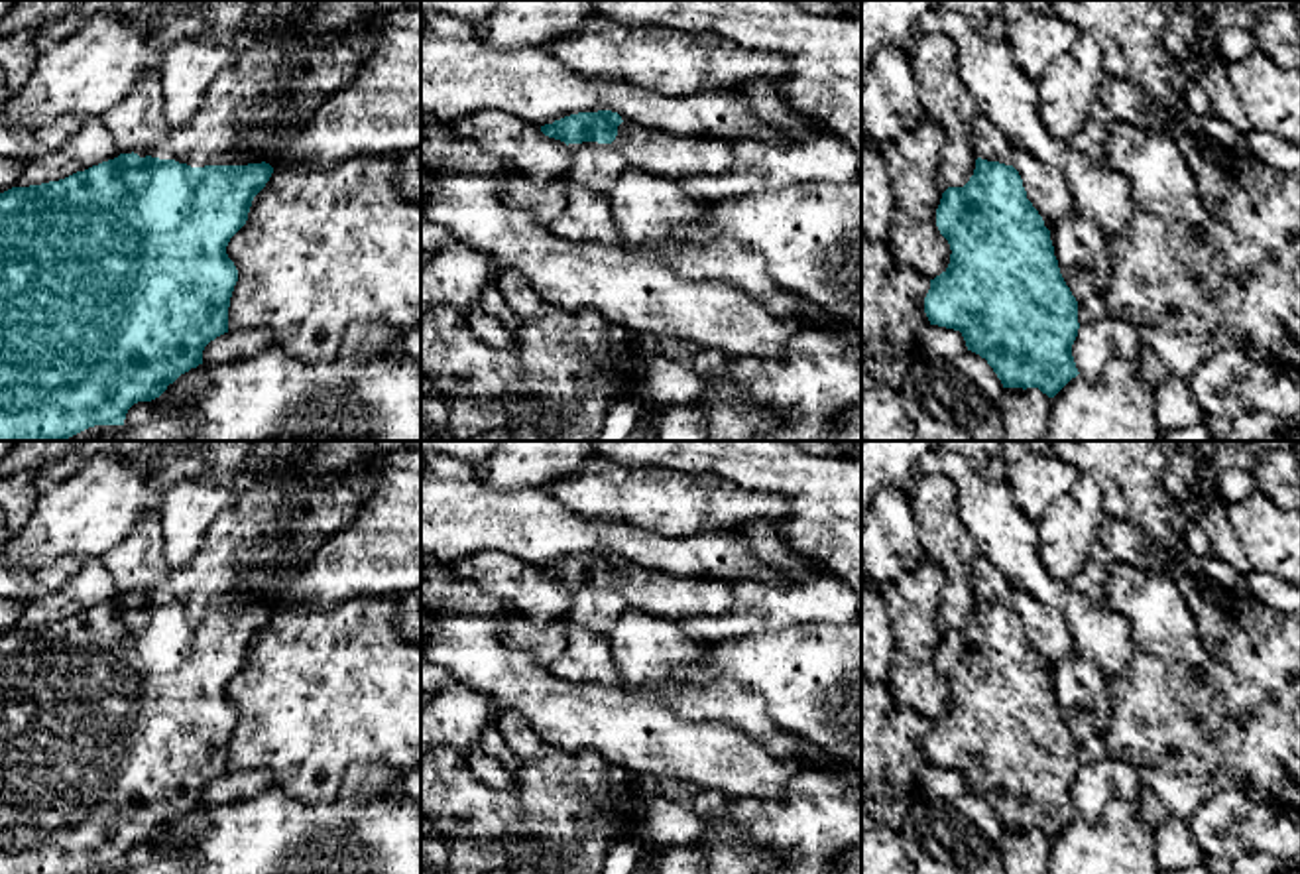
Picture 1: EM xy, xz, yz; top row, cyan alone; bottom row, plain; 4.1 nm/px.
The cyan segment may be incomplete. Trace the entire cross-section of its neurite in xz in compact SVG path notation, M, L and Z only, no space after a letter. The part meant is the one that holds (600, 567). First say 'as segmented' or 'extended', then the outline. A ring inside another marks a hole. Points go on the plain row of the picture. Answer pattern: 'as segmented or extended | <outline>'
extended | M578 553L541 567L549 579L568 585L598 583L618 591L631 608L665 616L726 614L736 600L736 583L722 579L675 579L625 563L618 553Z

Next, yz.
extended | M981 555L974 571L974 616L964 628L948 628L936 650L936 667L952 695L948 709L930 720L924 754L930 766L960 772L968 791L987 801L1003 829L1038 829L1054 839L1080 815L1072 797L1078 742L1060 715L1050 671L1013 608L1013 587Z

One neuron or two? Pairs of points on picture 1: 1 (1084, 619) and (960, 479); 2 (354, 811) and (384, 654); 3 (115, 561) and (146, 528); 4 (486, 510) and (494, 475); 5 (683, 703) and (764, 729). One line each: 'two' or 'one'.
1: one
2: two
3: one
4: two
5: one

